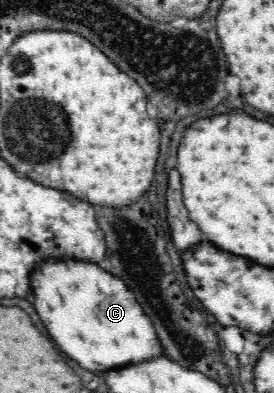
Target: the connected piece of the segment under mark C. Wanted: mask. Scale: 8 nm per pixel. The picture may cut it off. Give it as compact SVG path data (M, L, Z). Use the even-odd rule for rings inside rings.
M49 261L43 269L39 269L33 277L35 287L35 309L45 323L49 335L73 361L77 361L83 369L95 375L107 373L113 369L123 369L129 365L147 363L159 359L163 355L163 345L153 329L151 319L145 315L143 307L137 303L135 295L123 285L121 279L111 277L97 265L77 263L77 261Z

